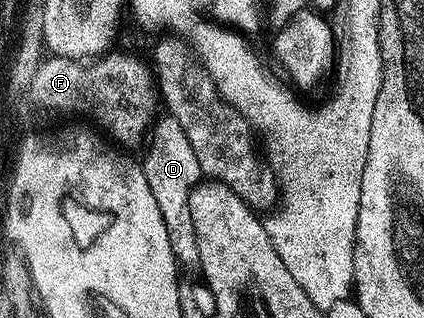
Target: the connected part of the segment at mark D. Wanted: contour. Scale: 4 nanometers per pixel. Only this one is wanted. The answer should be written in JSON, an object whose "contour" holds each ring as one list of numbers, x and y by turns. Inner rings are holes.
{"contour":[[161,113,161,118,151,123,150,133,146,138,148,151,142,157,146,184,150,184,150,192,154,192,154,200,158,203,158,212,162,212,162,220,166,220,166,236,170,239,170,248,174,252,177,263,199,263,198,236,194,236,194,220,190,220,190,196,192,189,200,185,202,175,198,156,194,156,194,148,190,148,190,140,186,140,186,132,182,132,182,124,174,120,170,113]]}

